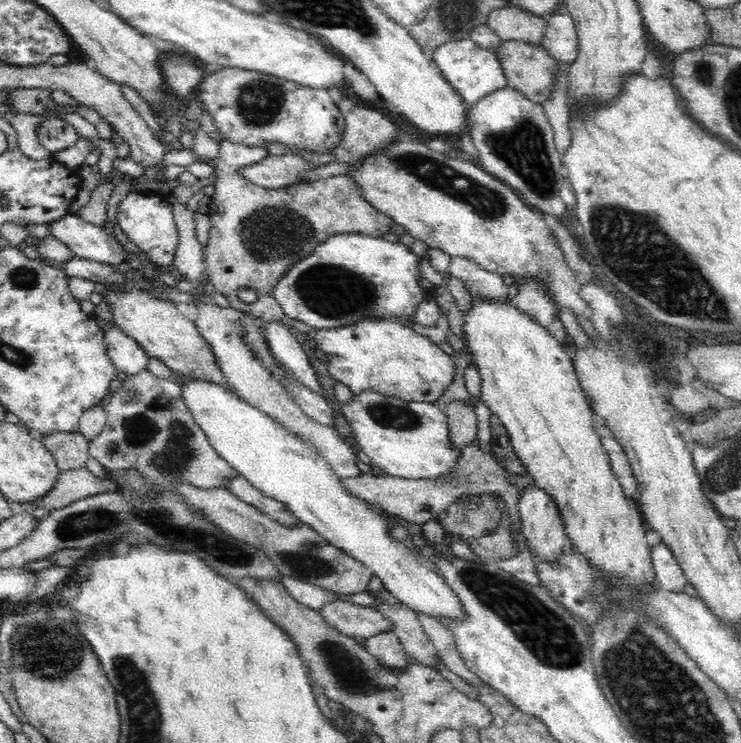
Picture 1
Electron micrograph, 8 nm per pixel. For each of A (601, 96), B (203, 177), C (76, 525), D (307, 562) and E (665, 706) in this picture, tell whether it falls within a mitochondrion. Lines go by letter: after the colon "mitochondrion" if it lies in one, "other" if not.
A: other
B: other
C: mitochondrion
D: mitochondrion
E: mitochondrion

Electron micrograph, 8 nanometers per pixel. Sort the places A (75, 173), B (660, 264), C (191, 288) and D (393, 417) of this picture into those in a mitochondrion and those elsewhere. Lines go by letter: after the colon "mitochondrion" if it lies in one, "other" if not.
A: other
B: mitochondrion
C: other
D: mitochondrion

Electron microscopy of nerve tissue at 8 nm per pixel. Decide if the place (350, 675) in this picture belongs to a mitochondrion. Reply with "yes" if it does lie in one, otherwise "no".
yes

